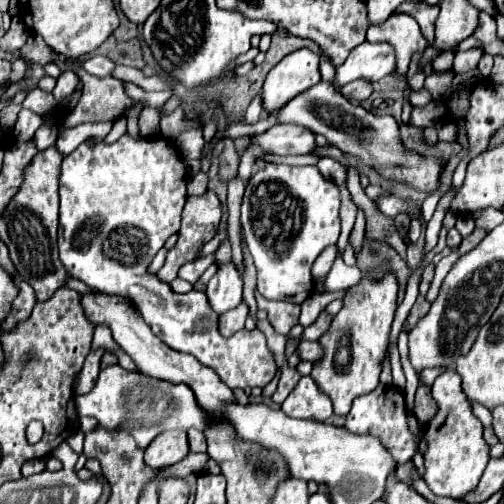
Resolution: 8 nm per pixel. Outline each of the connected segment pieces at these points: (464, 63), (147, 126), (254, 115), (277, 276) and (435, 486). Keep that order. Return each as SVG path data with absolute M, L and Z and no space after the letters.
M472 48L464 52L456 52L452 67L453 71L456 74L461 74L477 68L482 55L483 50L478 48Z
M146 107L142 113L140 113L140 133L144 135L144 137L148 137L148 135L152 135L152 133L156 133L158 129L160 129L160 115L158 115L158 111L154 109L154 107Z
M262 91L250 101L248 109L246 109L246 123L256 123L260 119L260 113L262 113L264 105L262 105Z
M266 163L264 169L258 169L256 175L252 175L252 179L246 183L246 193L244 193L244 201L242 201L242 215L240 215L240 223L242 223L242 231L248 243L248 251L254 259L256 265L256 275L258 275L258 291L262 293L264 299L282 299L282 301L294 301L298 305L302 305L310 295L312 295L312 263L316 261L316 257L328 247L334 245L338 241L340 235L340 191L336 187L334 181L326 179L318 167L290 167L290 165L276 165L276 163Z
M444 371L432 385L432 397L438 403L436 417L426 425L428 453L424 457L426 465L426 485L432 493L442 497L460 499L472 491L488 463L488 445L482 437L482 423L472 415L470 403L462 391L460 375L456 371Z

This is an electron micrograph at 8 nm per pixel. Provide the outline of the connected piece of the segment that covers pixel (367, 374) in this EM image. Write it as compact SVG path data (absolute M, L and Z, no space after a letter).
M386 273L382 281L372 281L364 275L356 287L348 289L344 307L334 317L332 327L322 335L320 343L324 347L324 359L314 363L312 379L318 383L320 391L330 397L336 415L348 415L356 397L366 395L378 387L388 335L396 313L396 297L398 281L392 273Z

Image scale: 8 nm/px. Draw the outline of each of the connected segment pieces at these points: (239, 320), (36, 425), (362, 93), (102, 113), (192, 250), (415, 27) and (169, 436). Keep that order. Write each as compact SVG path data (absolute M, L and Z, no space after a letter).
M242 301L238 307L234 307L232 311L226 311L226 315L220 315L220 333L224 337L234 335L236 331L244 329L244 321L248 317L248 305Z
M32 421L28 427L26 427L26 439L28 443L38 443L42 439L42 433L44 433L44 427L40 421Z
M356 79L356 81L352 81L352 83L348 83L348 85L344 85L342 87L342 95L344 97L354 97L354 99L368 99L370 95L372 95L372 83L368 83L366 79Z
M80 65L72 67L84 83L78 105L66 115L60 129L76 127L86 121L116 121L126 115L132 99L124 93L122 81L114 77L94 77Z
M206 191L200 197L190 195L186 199L184 211L182 211L182 229L178 233L178 243L168 251L168 257L166 257L164 265L162 265L162 269L156 273L156 277L160 281L164 281L164 283L170 283L172 279L176 279L178 269L182 267L182 263L192 261L198 255L198 251L204 247L204 243L208 243L214 237L214 233L218 229L218 223L220 223L220 217L222 217L222 205L220 205L214 191Z
M390 15L384 23L372 25L368 29L368 41L388 41L396 51L396 75L404 77L408 73L408 63L416 51L424 51L428 41L420 33L420 25L410 15Z
M164 431L160 437L154 439L152 445L146 447L144 463L152 469L168 467L178 463L188 455L188 439L186 431Z

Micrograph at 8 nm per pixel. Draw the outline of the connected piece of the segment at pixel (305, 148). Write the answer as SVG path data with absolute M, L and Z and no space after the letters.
M278 125L270 127L262 135L252 137L268 155L308 155L316 149L314 133L300 125Z

